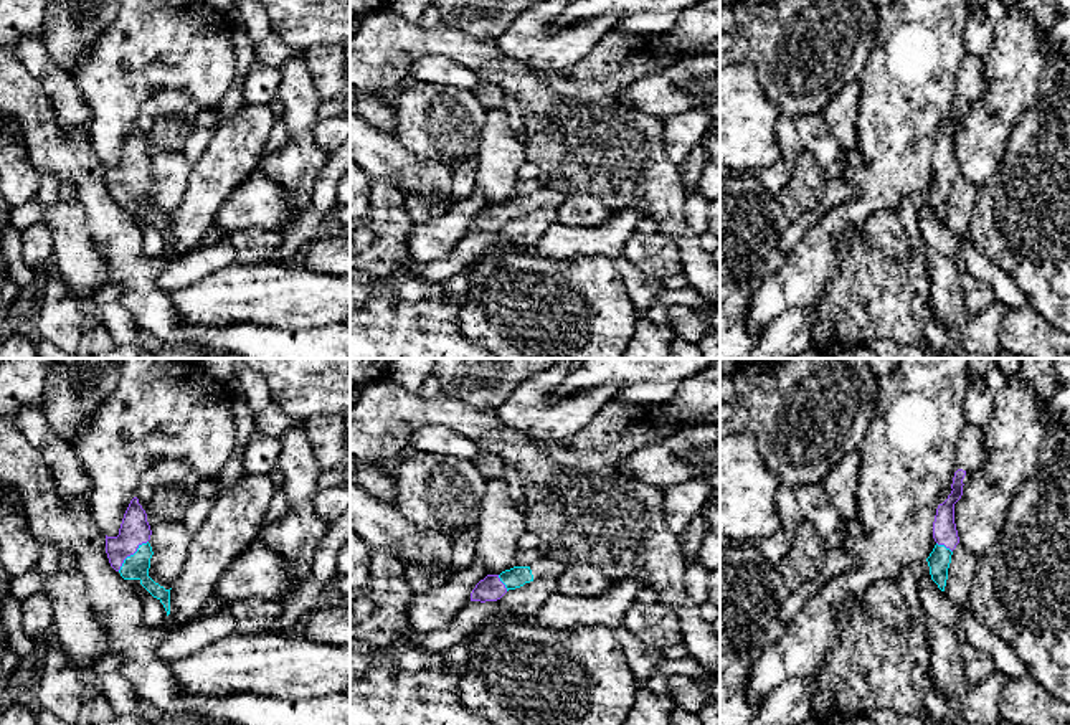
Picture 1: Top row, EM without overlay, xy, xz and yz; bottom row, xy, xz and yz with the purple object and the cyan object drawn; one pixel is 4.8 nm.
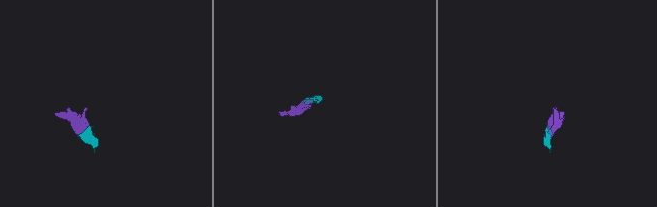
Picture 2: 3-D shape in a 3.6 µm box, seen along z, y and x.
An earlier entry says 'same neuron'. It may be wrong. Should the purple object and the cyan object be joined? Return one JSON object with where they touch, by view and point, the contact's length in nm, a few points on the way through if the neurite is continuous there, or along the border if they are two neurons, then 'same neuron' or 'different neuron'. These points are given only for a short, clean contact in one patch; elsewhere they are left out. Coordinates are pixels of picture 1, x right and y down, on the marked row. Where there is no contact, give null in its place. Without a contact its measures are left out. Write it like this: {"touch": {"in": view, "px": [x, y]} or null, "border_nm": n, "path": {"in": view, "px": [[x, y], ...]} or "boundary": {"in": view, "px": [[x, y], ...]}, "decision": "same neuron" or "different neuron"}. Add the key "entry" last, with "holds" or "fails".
{"touch": {"in": "xy", "px": [131, 554]}, "border_nm": 220, "path": {"in": "xy", "px": [[134, 530], [131, 554], [136, 567]]}, "decision": "same neuron", "entry": "holds"}

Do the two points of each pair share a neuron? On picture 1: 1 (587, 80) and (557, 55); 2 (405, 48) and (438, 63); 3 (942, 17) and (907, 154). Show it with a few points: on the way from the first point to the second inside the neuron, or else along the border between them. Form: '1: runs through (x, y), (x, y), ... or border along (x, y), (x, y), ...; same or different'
1: border along (598, 40), (582, 60), (568, 66), (530, 66); different
2: border along (461, 65), (443, 55), (423, 55), (408, 78); different
3: runs through (917, 52), (907, 119); same

